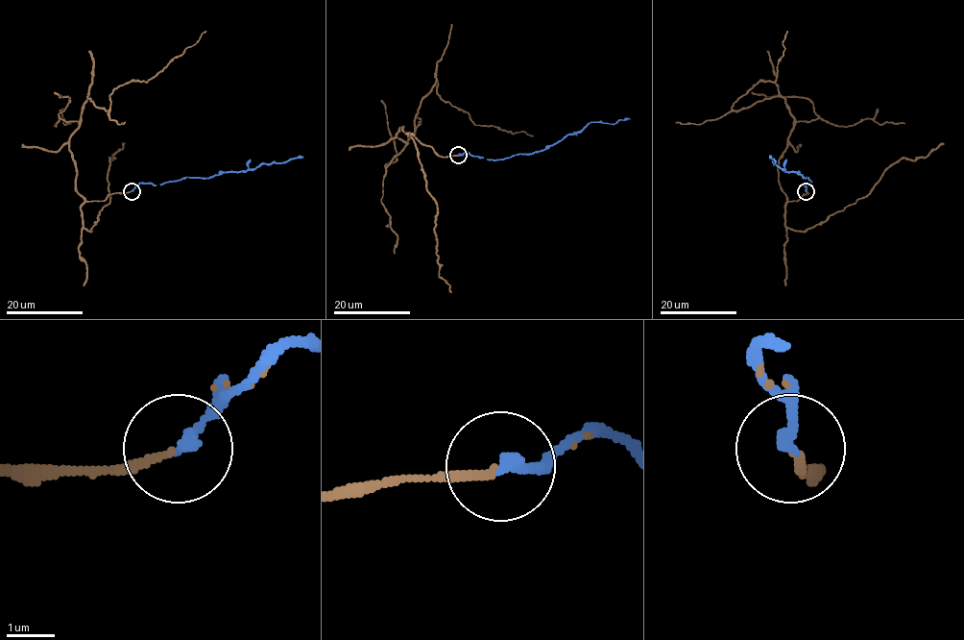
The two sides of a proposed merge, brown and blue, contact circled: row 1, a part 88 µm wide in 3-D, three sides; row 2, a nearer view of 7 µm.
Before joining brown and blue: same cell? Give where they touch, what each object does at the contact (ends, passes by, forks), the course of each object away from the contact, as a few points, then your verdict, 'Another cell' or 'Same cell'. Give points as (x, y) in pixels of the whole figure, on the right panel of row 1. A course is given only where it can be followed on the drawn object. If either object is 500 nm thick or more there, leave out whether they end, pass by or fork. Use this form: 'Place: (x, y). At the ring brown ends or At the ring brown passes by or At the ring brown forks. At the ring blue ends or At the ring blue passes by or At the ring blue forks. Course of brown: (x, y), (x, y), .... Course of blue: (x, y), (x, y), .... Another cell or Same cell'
Place: (806, 191). At the ring brown ends. At the ring blue ends. Course of brown: (806, 190), (787, 200), (778, 179), (794, 127), (783, 98), (732, 107), (757, 83), (776, 80), (787, 31). Course of blue: (806, 190), (804, 183), (810, 184), (811, 182), (807, 176), (773, 163), (775, 161), (770, 157). Same cell

